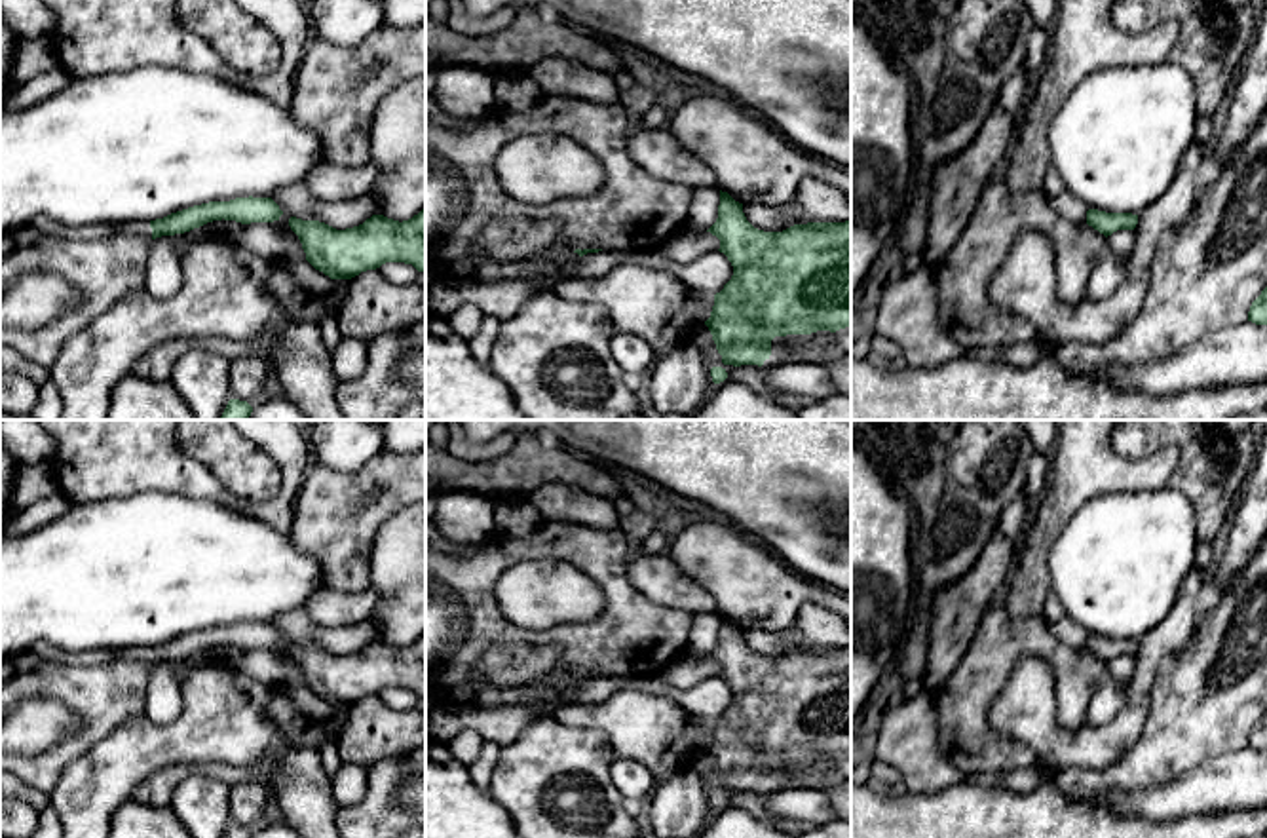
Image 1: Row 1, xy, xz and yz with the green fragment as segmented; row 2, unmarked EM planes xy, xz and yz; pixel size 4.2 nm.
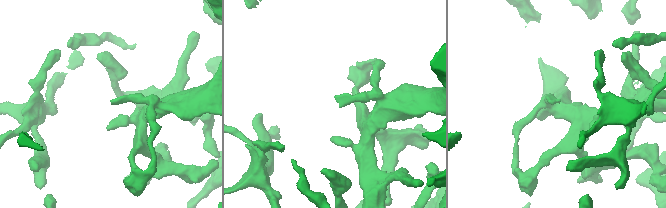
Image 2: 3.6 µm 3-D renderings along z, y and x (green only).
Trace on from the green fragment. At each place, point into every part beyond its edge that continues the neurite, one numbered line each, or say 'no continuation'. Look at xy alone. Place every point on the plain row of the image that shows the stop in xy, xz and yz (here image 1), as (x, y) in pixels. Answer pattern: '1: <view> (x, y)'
1: xy (143, 654)

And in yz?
no continuation

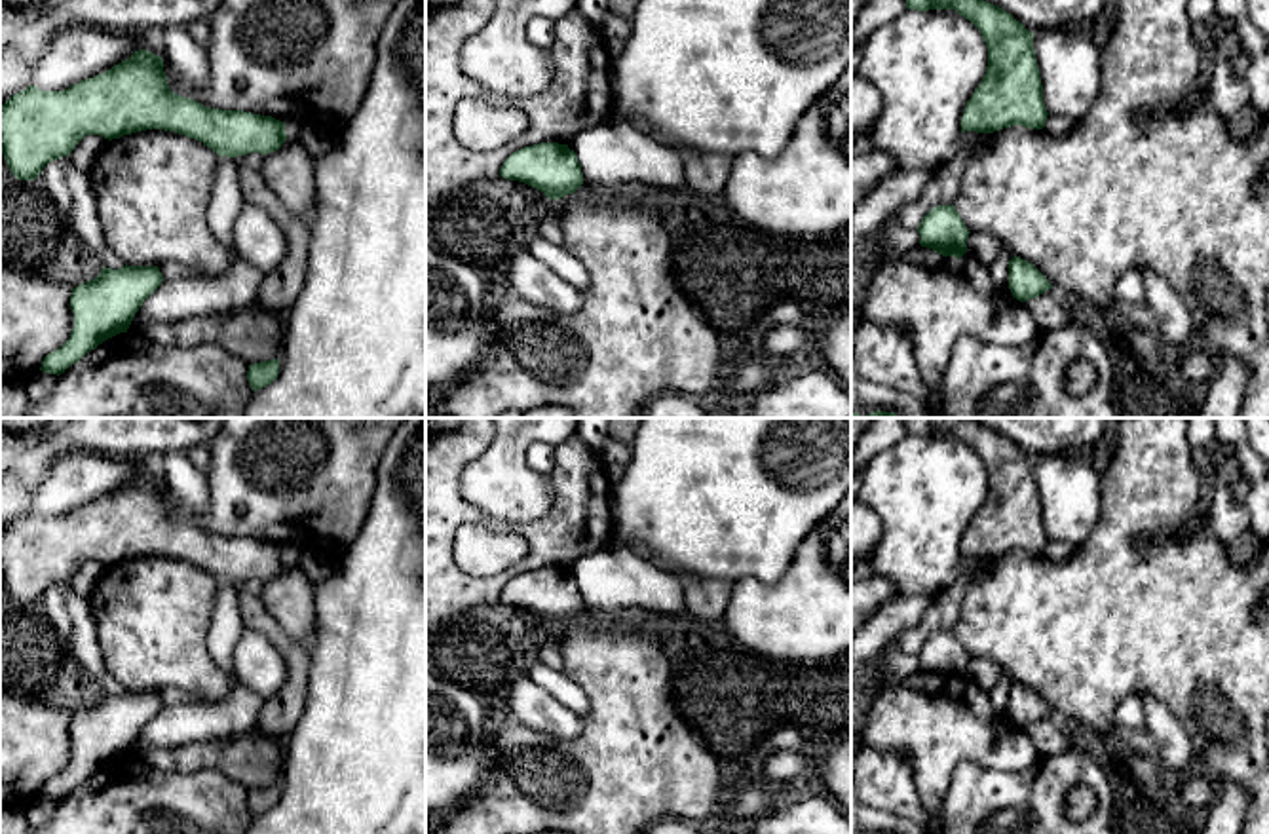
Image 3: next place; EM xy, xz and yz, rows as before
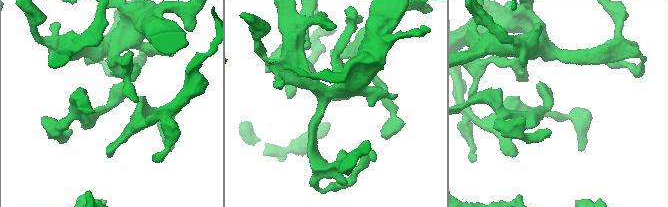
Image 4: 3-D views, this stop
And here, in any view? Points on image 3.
no continuation

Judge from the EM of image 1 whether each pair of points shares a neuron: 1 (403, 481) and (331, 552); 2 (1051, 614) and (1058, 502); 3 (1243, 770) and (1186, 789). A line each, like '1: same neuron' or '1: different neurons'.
1: same neuron
2: different neurons
3: same neuron

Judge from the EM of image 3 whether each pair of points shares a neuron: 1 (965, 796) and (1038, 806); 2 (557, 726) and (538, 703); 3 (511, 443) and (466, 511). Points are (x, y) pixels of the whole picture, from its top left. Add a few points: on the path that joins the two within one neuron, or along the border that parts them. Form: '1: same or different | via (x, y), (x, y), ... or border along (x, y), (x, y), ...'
1: same | via (983, 802), (1021, 802)
2: same | via (553, 720), (542, 709)
3: different | border along (468, 462), (460, 494), (511, 525)

